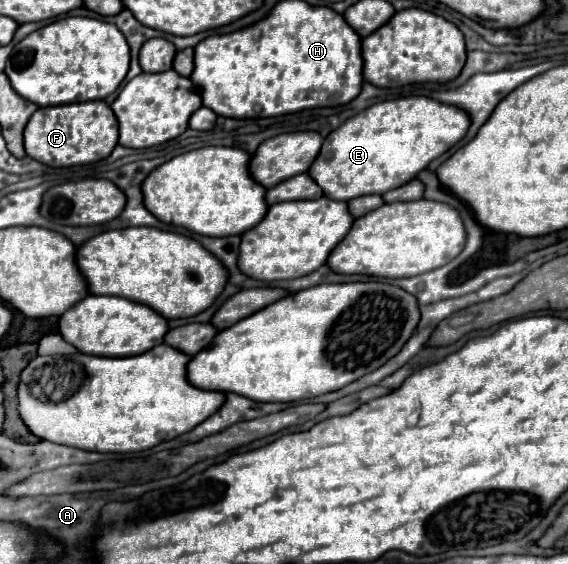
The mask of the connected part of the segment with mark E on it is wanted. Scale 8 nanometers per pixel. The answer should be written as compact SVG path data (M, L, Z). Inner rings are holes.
M400 97L380 101L344 121L336 131L332 131L324 139L320 155L308 169L308 175L312 175L316 183L320 183L324 195L330 199L348 201L362 195L382 195L390 189L396 189L412 181L430 161L434 161L442 153L446 153L452 145L456 145L466 135L466 131L468 131L468 115L458 107L448 107L428 97Z

